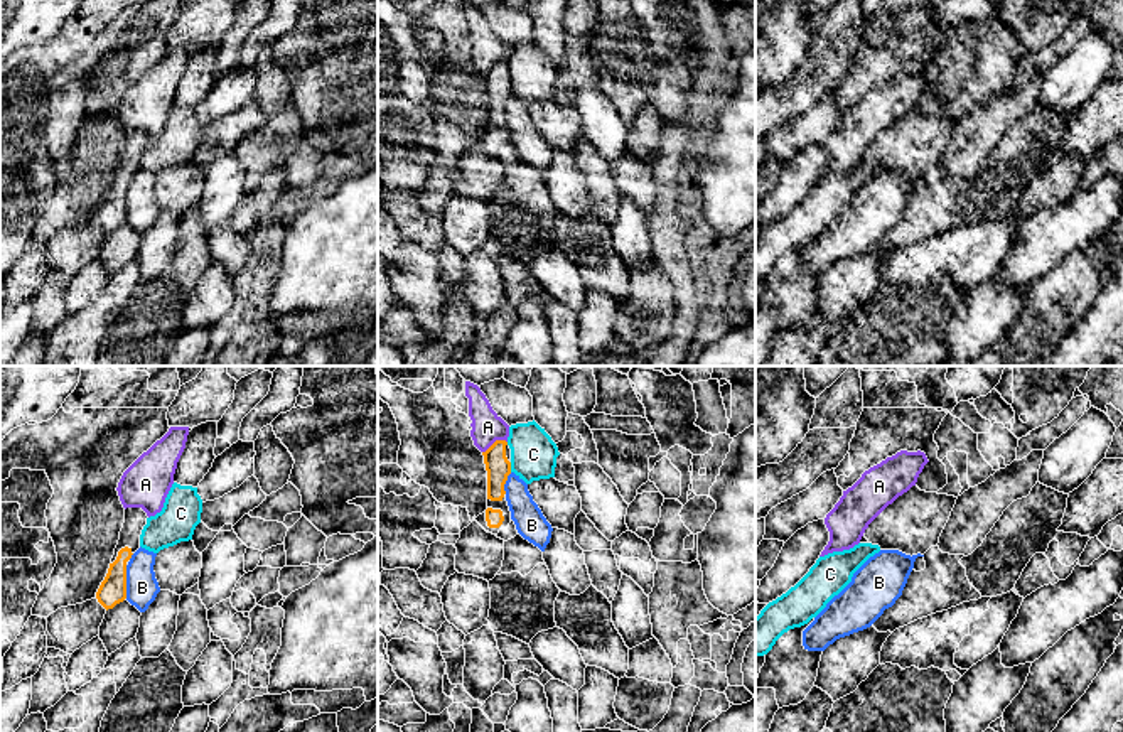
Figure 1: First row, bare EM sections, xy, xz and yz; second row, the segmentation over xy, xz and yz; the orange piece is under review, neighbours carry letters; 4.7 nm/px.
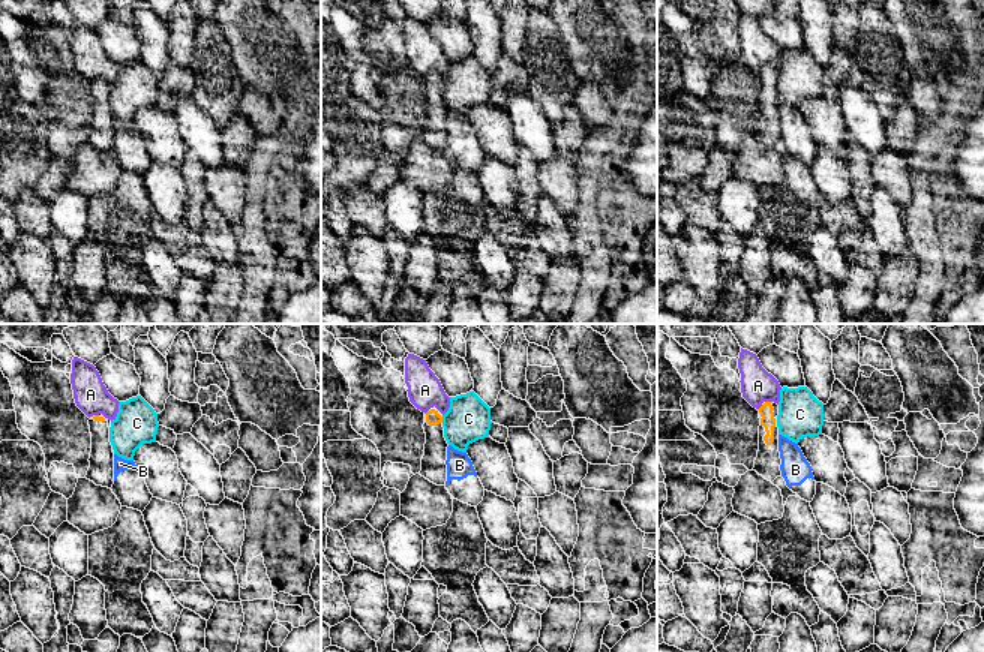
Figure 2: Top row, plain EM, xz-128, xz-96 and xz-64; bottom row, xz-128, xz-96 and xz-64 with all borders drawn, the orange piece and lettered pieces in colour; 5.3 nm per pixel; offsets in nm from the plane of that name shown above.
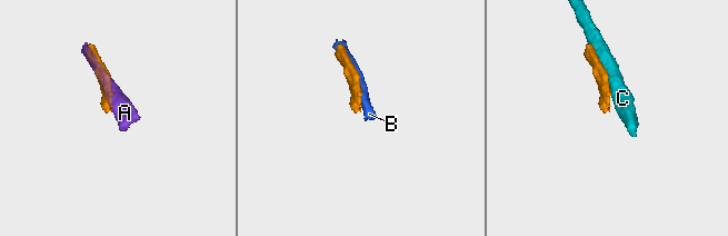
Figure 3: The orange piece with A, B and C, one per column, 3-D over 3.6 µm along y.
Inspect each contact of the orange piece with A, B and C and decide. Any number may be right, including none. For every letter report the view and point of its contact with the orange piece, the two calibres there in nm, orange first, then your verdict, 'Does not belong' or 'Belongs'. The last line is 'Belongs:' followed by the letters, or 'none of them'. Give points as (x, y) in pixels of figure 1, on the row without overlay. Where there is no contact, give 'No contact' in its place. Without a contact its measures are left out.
A: Touches orange at xz (494, 64). Thickness 120 nm (orange) against 150 nm. Does not belong
B: Touches orange at xy (125, 204). Thickness 130 nm (orange) against 160 nm. Does not belong
C: Touches orange at xz (510, 90). Thickness 120 nm (orange) against 220 nm. Does not belong
Belongs: none of them

